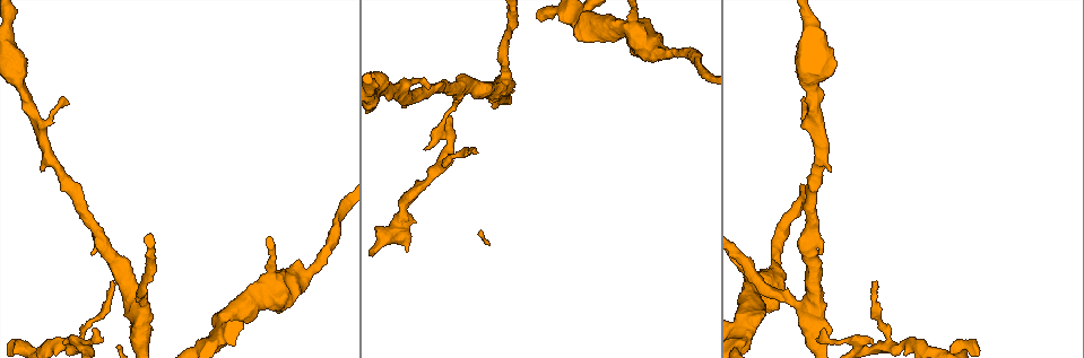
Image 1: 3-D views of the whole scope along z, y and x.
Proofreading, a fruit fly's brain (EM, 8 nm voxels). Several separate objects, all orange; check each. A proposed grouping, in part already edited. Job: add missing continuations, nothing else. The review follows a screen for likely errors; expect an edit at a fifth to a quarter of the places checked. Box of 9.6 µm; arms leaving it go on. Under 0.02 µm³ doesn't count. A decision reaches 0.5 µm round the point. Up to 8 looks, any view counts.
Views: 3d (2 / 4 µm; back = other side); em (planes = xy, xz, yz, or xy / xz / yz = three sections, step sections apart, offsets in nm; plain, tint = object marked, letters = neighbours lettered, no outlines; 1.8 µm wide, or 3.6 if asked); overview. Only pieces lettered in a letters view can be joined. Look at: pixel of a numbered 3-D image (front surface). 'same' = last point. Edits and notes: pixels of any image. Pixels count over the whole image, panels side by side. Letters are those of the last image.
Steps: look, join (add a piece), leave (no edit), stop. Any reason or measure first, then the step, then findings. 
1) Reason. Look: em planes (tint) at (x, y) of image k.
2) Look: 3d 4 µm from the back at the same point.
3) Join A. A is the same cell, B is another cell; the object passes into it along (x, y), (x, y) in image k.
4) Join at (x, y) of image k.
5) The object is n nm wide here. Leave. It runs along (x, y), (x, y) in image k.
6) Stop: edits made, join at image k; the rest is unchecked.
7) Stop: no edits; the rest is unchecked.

Tapers out. Look: 3d 2 µm at (817, 340) of image 1.

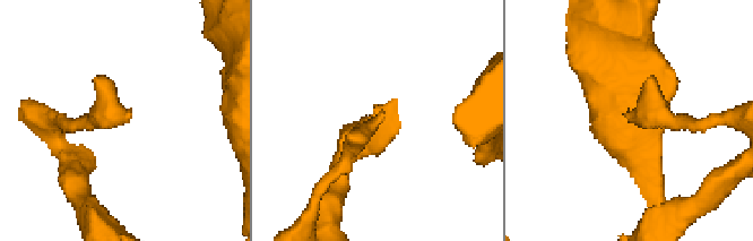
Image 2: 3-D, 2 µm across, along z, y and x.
Need the tissue. Look: em planes (letters) at (129, 111) of image 2.

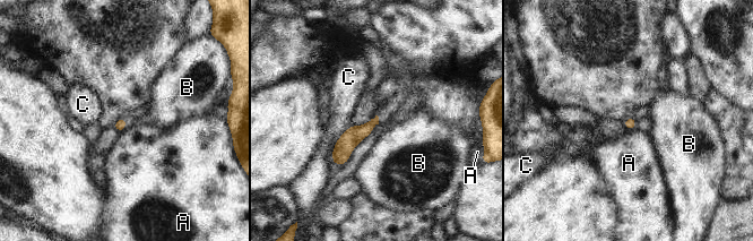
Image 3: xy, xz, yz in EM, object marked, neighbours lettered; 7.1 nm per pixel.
Leave. A, B and C are other cells; it runs along (375, 120), (361, 131), (335, 161) in image 3; no lettered piece goes on from it.

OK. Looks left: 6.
Tapers out. Look: em 3.6 µm planes (letters) at (473, 153) of image 1.

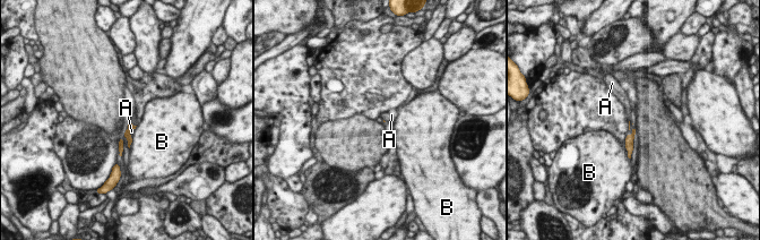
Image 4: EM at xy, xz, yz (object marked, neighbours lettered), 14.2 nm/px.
The longest contact is with B, 260 nm. Join A. A is the same cell, B is another cell; the object passes into it along (629, 143), (629, 128), (630, 111) in image 4; the neuron continues.

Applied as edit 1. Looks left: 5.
Tapers out. Look: em planes (letters) at (429, 89) of image 1.

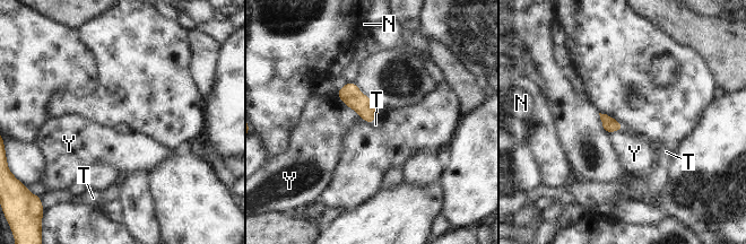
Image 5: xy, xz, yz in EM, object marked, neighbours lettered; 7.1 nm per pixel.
Join T. T is the same cell, N and Y are other cells; the object passes into it along (609, 124), (622, 128), (626, 129) in image 5; the neuron continues.

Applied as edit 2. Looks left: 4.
Stop: edits made, join at image 4, join at image 5; the rest is unchecked.

